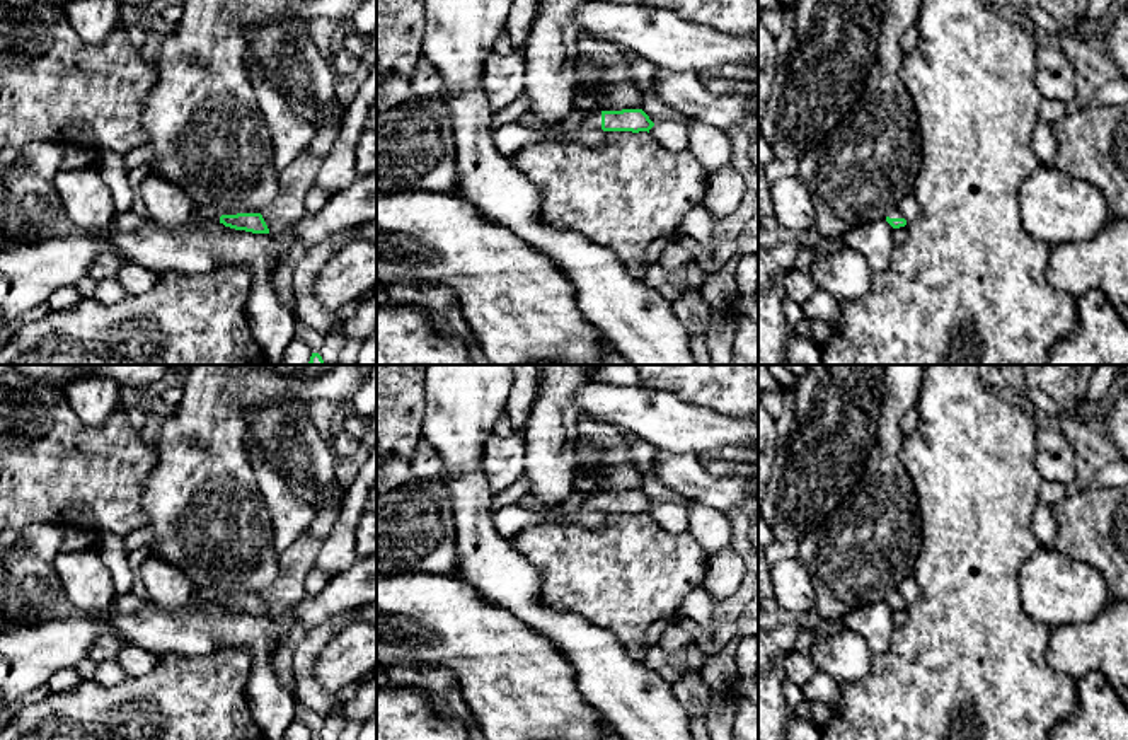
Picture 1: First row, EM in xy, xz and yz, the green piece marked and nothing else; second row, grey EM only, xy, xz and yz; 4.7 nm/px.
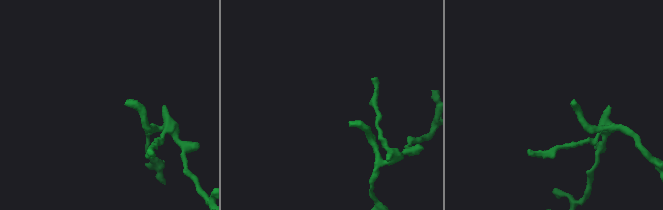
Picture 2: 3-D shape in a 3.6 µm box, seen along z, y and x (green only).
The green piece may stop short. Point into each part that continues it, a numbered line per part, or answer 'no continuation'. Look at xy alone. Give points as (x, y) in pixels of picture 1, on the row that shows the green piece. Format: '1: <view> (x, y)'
1: xy (210, 213)

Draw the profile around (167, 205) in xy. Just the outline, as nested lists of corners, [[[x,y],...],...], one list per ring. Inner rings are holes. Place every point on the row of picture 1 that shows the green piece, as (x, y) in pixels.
[[[148,174],[140,186],[140,194],[150,222],[162,227],[184,227],[196,210],[179,186],[158,176]]]

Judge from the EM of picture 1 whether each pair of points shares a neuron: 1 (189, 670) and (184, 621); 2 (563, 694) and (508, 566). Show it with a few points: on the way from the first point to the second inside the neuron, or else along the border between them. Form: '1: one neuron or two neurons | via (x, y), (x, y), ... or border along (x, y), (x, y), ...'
1: two neurons | border along (227, 645), (207, 653), (164, 655)
2: two neurons | border along (506, 609), (546, 636), (568, 660)

